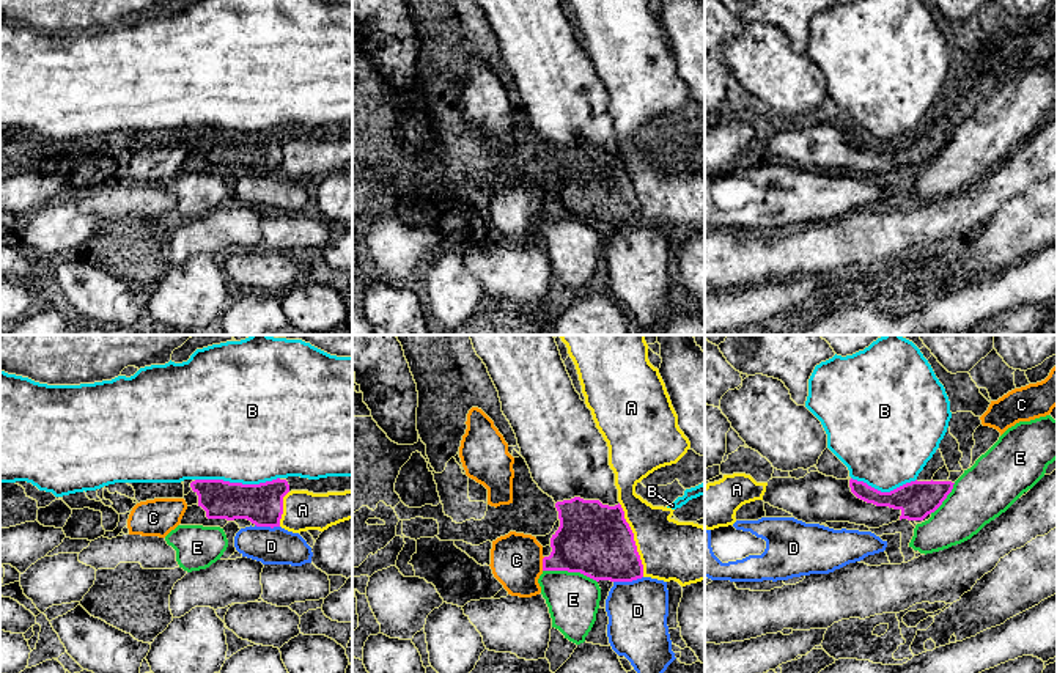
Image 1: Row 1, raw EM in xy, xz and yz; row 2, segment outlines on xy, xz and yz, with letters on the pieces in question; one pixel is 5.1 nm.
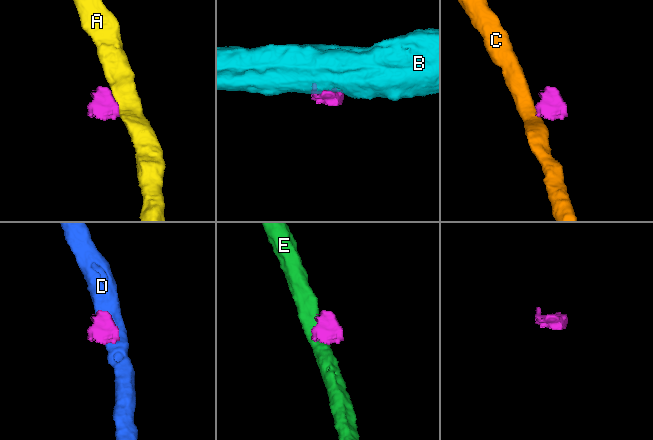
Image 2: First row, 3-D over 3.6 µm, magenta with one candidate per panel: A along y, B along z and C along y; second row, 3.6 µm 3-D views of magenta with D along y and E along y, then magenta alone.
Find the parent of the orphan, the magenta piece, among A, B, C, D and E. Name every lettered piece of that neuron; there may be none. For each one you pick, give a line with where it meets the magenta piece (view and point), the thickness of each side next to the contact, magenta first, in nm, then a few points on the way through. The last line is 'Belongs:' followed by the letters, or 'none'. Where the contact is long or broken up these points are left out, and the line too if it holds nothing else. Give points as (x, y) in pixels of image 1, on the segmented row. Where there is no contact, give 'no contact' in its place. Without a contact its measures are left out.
Belongs: none

